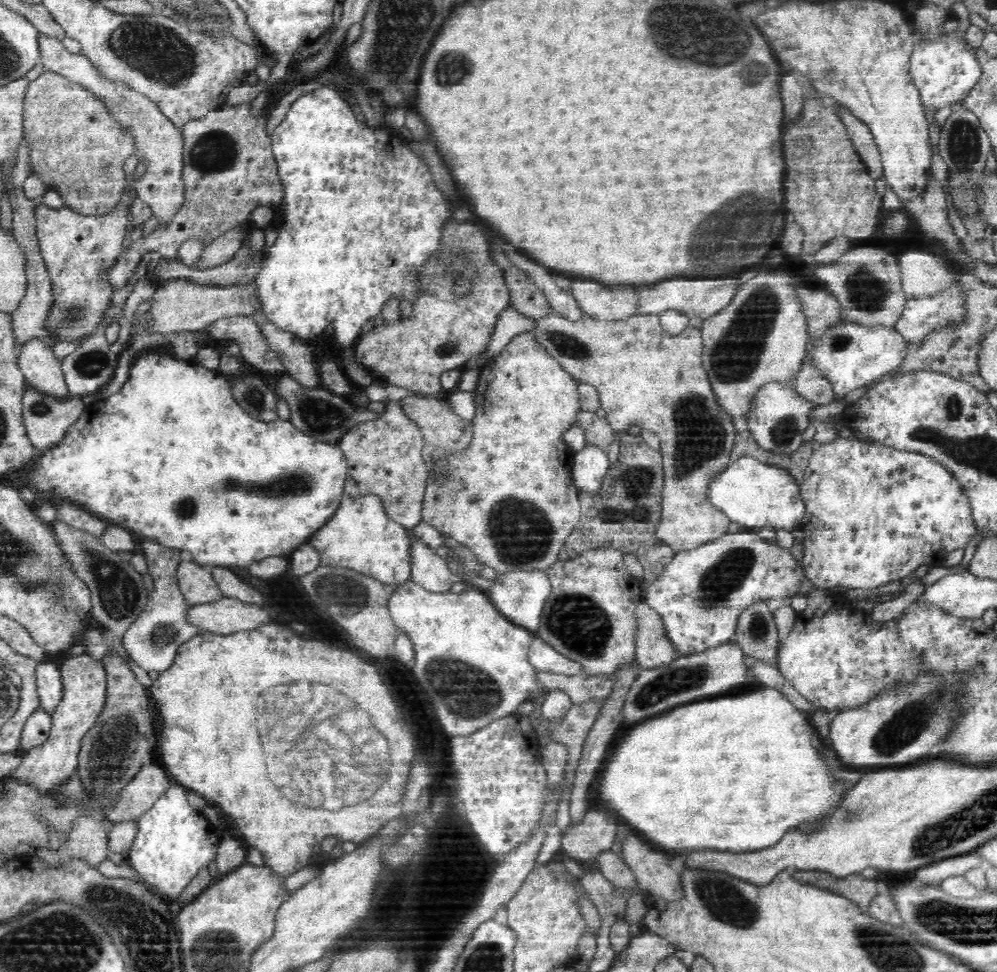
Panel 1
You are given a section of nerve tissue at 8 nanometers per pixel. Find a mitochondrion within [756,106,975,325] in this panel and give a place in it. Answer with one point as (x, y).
(866, 291)

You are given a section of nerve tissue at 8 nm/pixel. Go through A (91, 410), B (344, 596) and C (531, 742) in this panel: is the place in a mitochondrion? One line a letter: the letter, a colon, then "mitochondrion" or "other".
A: other
B: mitochondrion
C: other

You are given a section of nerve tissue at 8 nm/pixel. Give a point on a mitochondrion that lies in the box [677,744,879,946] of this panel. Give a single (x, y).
(732, 908)

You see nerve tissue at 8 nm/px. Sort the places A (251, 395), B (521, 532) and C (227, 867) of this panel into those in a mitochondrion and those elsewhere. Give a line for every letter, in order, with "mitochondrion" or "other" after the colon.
A: mitochondrion
B: mitochondrion
C: other

